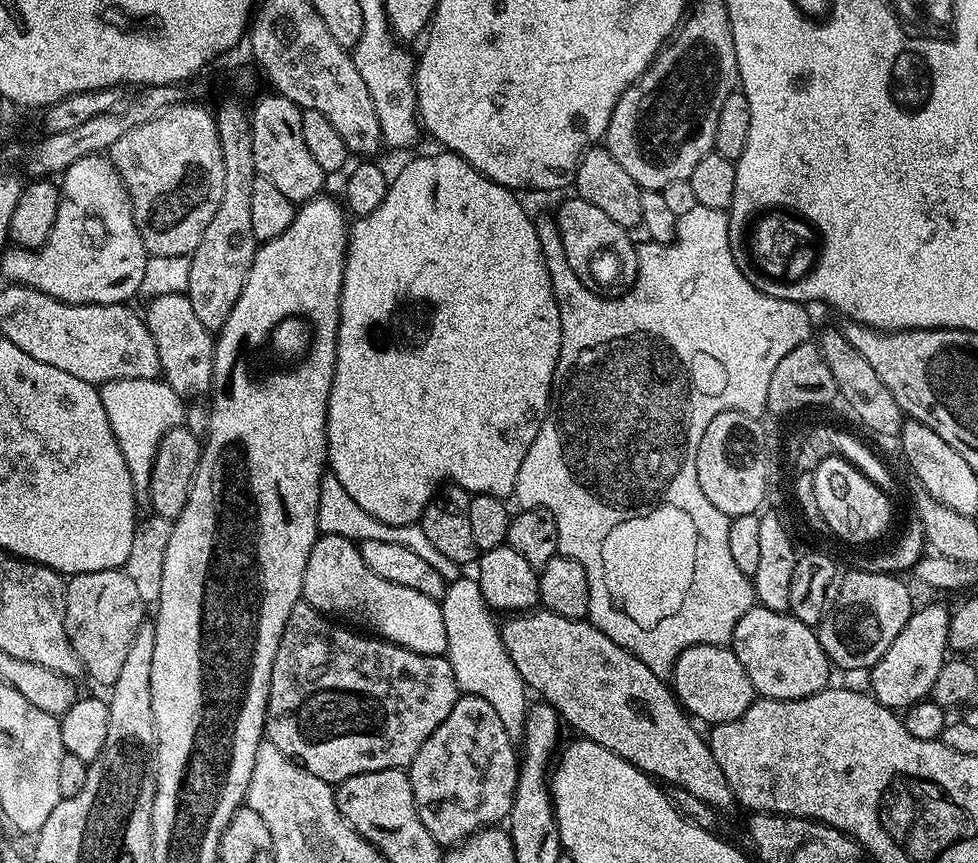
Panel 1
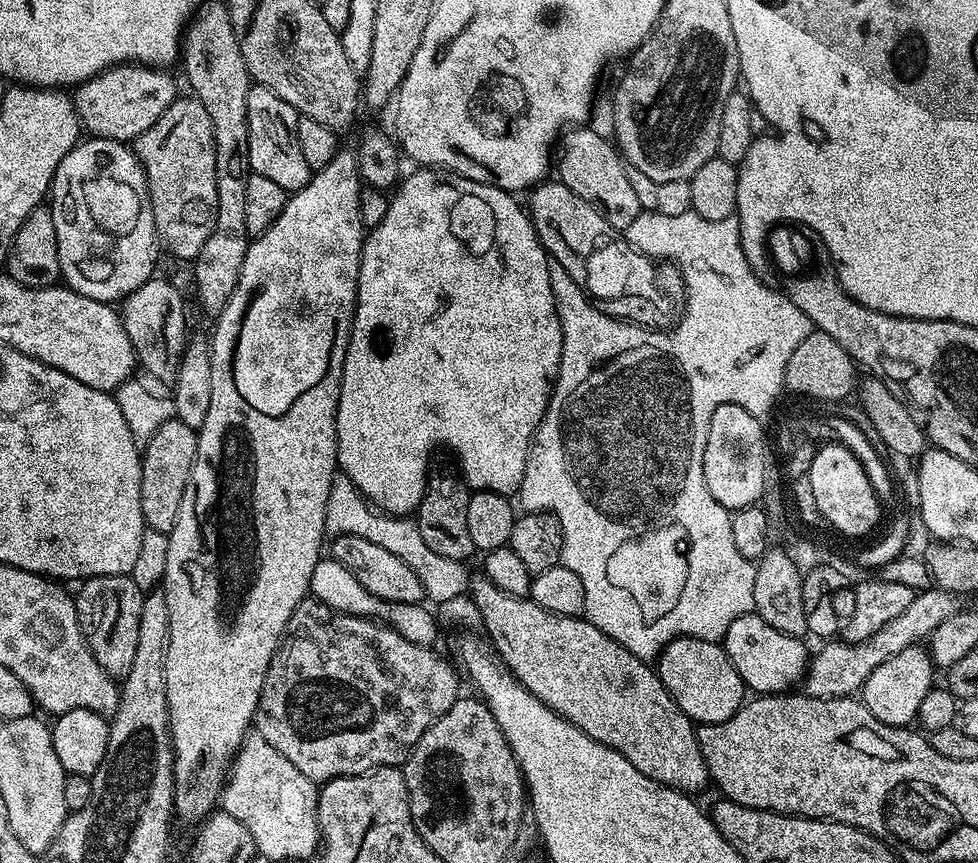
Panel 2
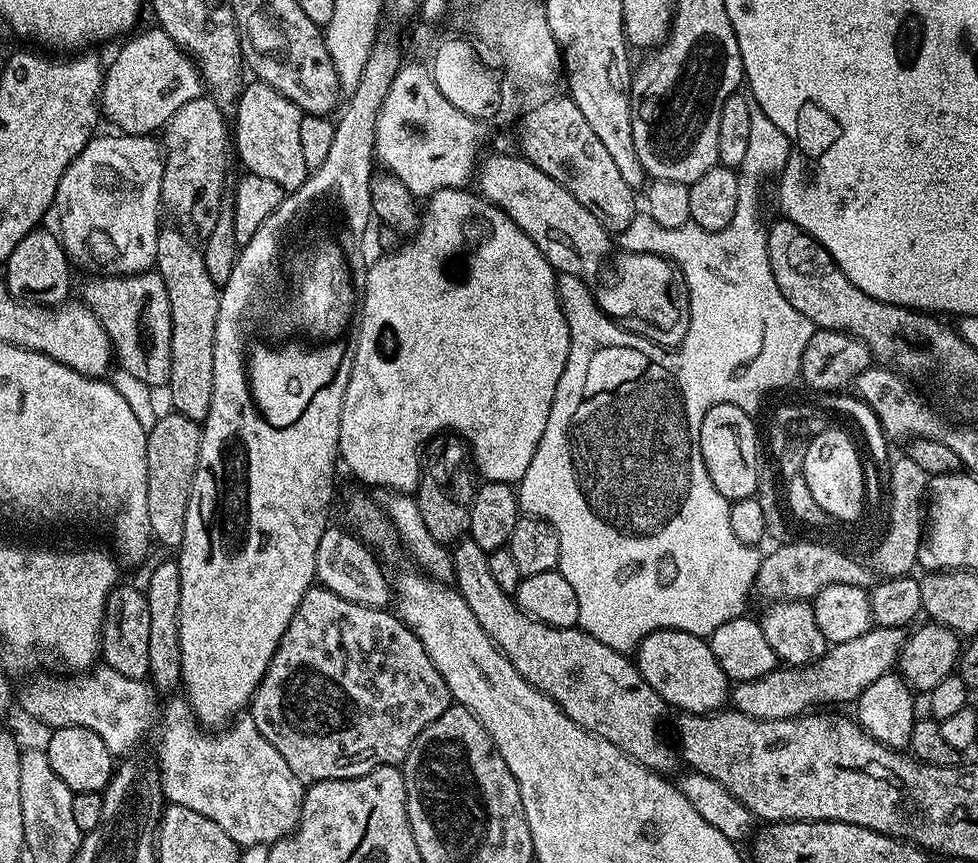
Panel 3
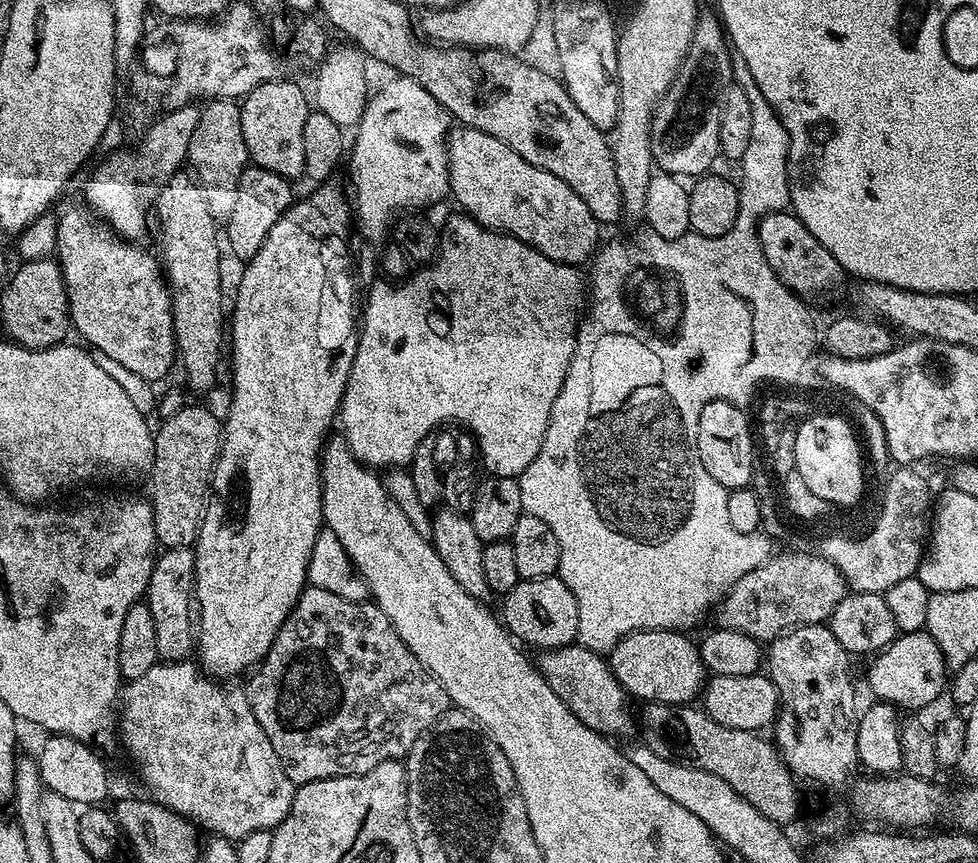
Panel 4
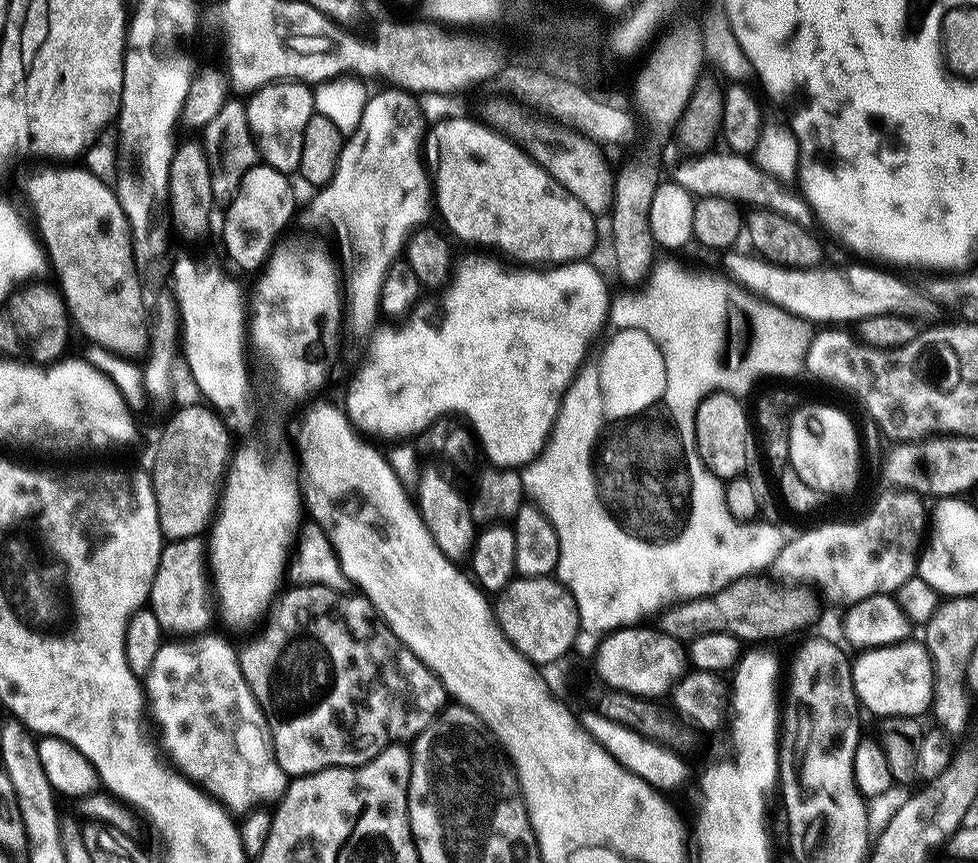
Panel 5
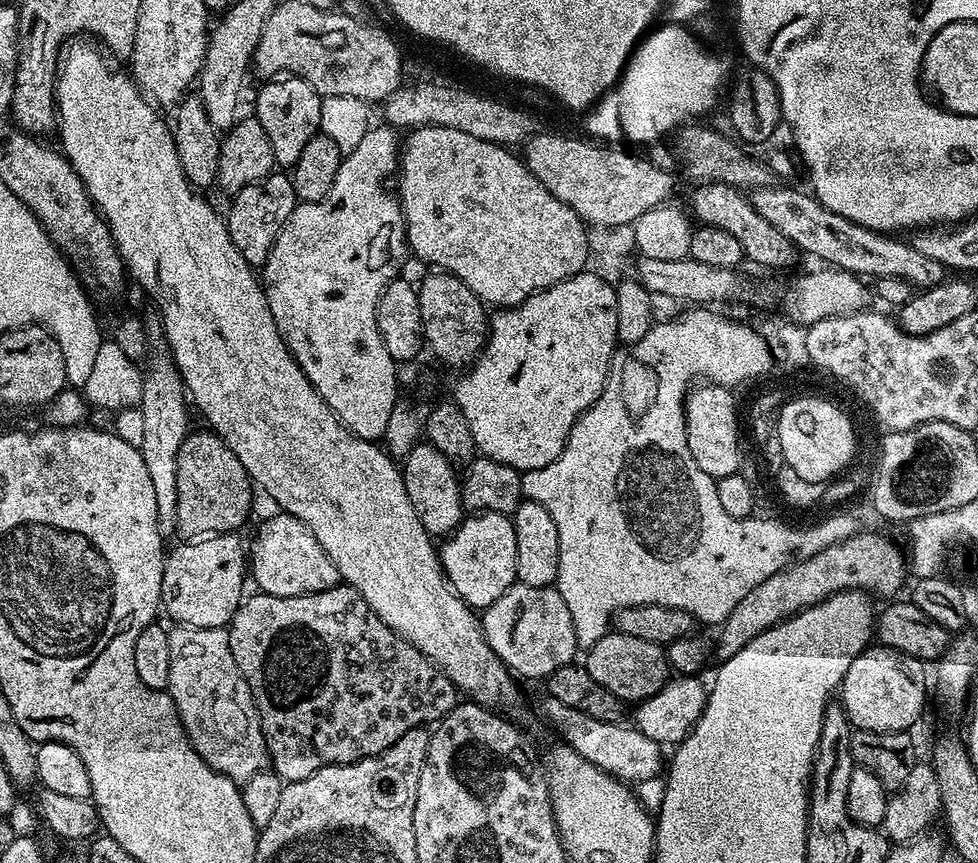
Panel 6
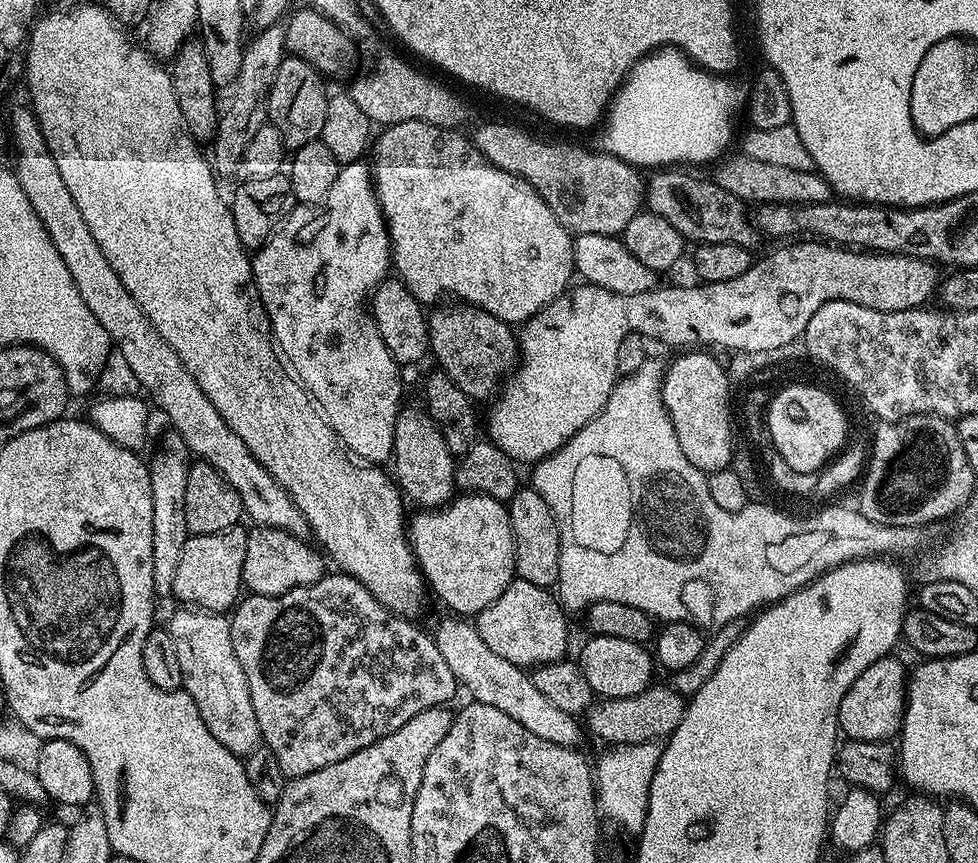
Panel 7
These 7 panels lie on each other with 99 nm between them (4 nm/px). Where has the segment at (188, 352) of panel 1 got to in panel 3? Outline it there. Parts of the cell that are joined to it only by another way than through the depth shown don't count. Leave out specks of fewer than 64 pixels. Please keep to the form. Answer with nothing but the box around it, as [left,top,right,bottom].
[83,270,171,386]

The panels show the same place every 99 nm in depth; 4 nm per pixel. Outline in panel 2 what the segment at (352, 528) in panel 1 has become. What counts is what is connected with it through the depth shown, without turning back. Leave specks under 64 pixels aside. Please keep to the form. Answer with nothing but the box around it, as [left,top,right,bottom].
[325,474,470,605]

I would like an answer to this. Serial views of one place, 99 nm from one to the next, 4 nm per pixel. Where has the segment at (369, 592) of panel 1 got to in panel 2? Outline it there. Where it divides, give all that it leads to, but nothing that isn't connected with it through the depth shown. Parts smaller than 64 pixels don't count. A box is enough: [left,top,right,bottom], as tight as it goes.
[310,558,438,645]

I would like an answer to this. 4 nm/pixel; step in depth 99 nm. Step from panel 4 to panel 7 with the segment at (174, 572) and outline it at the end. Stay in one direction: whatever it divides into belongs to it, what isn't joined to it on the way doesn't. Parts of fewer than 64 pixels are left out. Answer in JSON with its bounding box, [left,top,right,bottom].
[171,526,248,614]

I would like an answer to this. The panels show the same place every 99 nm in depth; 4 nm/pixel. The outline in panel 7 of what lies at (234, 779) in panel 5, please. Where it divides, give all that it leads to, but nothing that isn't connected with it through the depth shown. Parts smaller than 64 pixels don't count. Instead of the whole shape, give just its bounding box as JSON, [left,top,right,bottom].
[166,610,261,757]

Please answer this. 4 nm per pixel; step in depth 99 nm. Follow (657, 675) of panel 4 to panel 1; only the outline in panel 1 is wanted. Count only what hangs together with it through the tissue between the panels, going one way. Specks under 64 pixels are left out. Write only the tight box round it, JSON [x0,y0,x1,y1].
[670,644,758,726]

